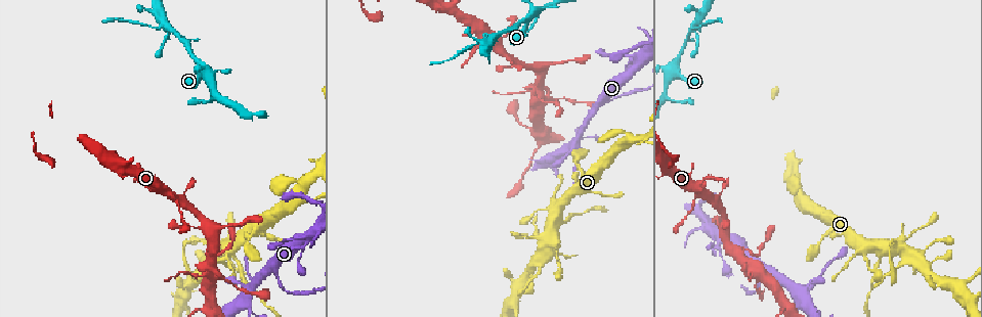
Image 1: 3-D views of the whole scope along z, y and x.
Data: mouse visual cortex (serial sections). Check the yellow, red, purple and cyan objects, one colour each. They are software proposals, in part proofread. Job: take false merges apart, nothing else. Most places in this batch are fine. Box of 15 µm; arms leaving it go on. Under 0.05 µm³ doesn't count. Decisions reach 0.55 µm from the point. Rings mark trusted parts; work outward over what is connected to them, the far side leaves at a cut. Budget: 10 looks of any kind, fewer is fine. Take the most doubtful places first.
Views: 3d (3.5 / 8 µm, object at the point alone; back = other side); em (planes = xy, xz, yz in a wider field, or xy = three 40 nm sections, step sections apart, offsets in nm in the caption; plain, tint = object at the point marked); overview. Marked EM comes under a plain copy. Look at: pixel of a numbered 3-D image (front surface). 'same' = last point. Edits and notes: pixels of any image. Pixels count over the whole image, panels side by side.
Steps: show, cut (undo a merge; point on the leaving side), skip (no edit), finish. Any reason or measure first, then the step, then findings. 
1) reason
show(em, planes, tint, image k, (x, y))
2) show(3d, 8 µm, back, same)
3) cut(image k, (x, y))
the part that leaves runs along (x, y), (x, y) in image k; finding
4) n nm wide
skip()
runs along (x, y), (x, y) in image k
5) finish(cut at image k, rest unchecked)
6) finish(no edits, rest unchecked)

a fork
show(3d, 3.5 µm, image 1, (529, 18))

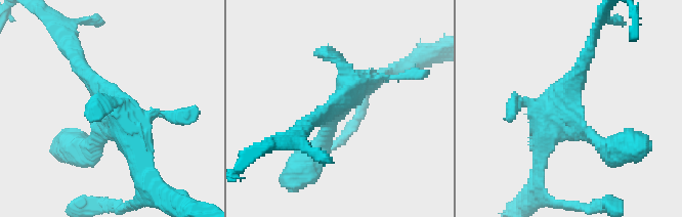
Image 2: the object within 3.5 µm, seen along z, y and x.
show(em, xy, step 2, tint, image 2, (567, 111))

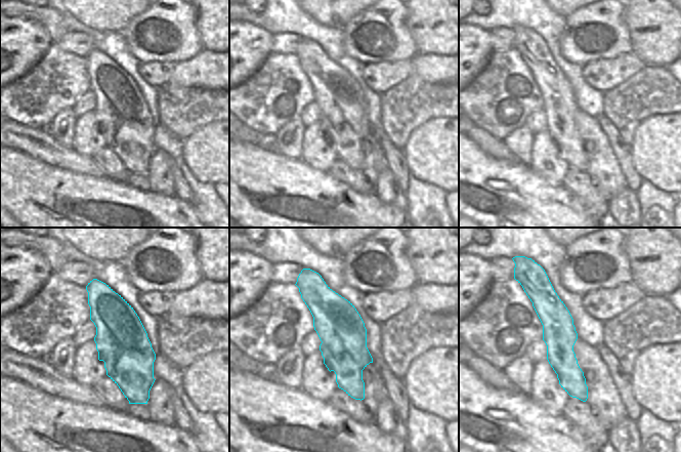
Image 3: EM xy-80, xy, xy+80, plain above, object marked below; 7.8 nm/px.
skip()
runs along (614, 147), (564, 110), (583, 59) in image 2; continuous, no second cell

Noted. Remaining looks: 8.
show(3d, 3.5 µm, image 1, (277, 273))

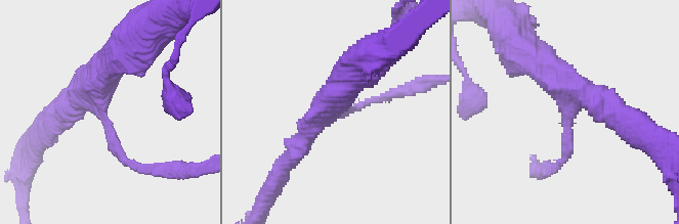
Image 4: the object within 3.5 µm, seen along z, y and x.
shape alone is not enough
show(em, xy, step 1, tint, image 4, (569, 106))

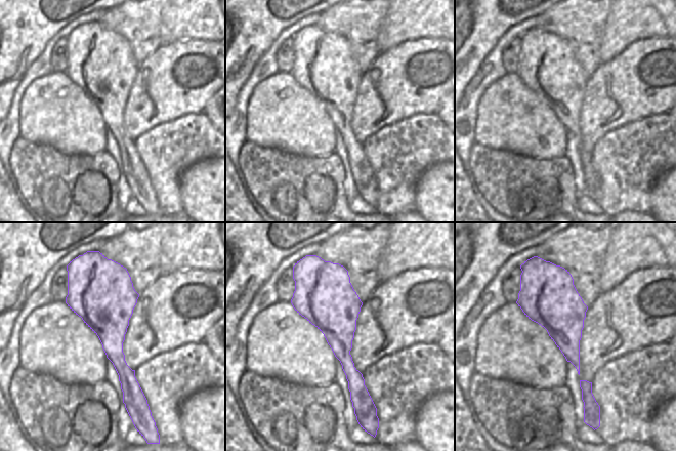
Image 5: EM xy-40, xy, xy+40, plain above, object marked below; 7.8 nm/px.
skip()
runs along (536, 54), (567, 101), (559, 162) in image 4; all the same cell

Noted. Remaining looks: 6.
three arms meet
show(3d, 8 µm, image 1, (738, 256))

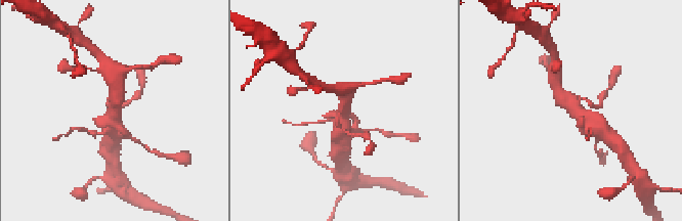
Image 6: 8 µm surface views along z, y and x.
closer look
show(3d, 3.5 µm, image 6, (117, 107))

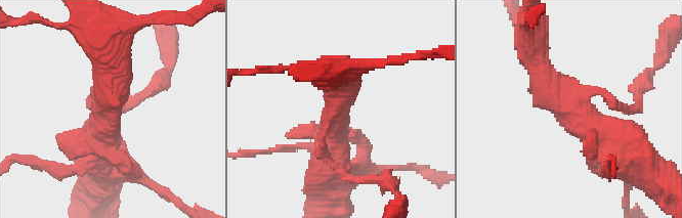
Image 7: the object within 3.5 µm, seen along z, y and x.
3 arms; arms of 150, 400, 500 nm; need the tissue
show(em, xy, step 1, tint, image 7, (336, 112))

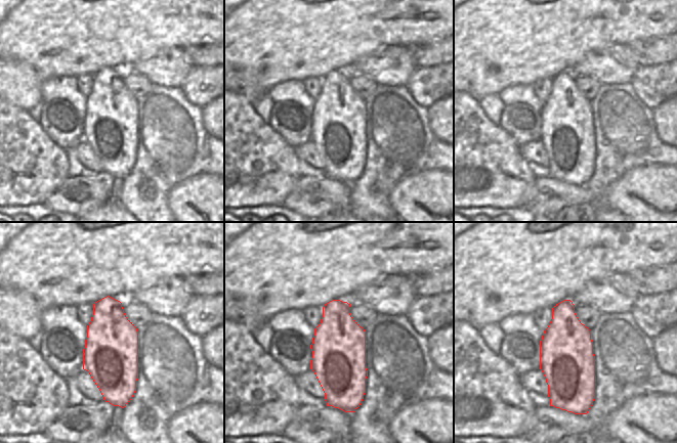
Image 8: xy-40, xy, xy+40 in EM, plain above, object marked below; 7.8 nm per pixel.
skip()
runs along (534, 53), (557, 97), (623, 144) in image 7; continuous, no second cell

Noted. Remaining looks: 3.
narrows sharply
show(3d, 3.5 µm, image 1, (721, 255))

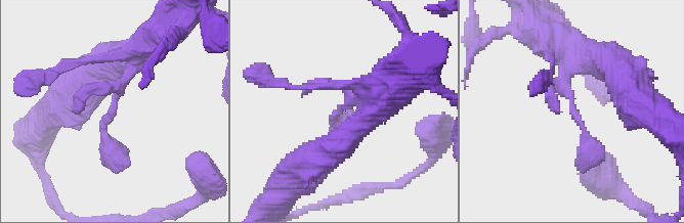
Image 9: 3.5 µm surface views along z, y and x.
shape alone is not enough
show(em, xy, step 3, tint, image 9, (571, 104))

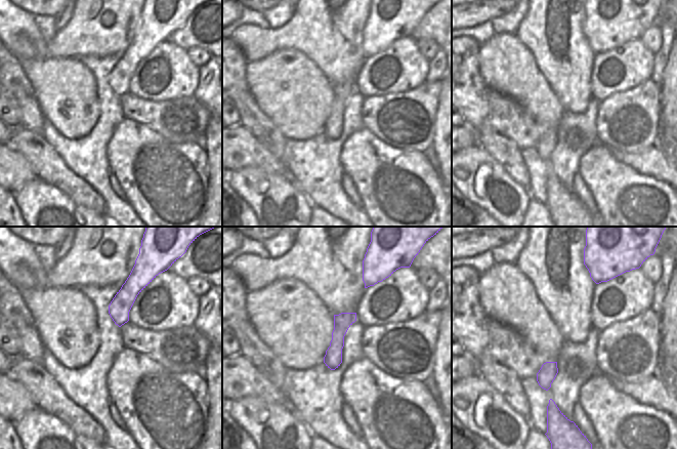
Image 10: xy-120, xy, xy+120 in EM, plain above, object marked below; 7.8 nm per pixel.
skip()
runs along (142, 51), (104, 124), (117, 161) in image 9; all the same cell

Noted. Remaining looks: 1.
finish(no edits, rest unchecked)

